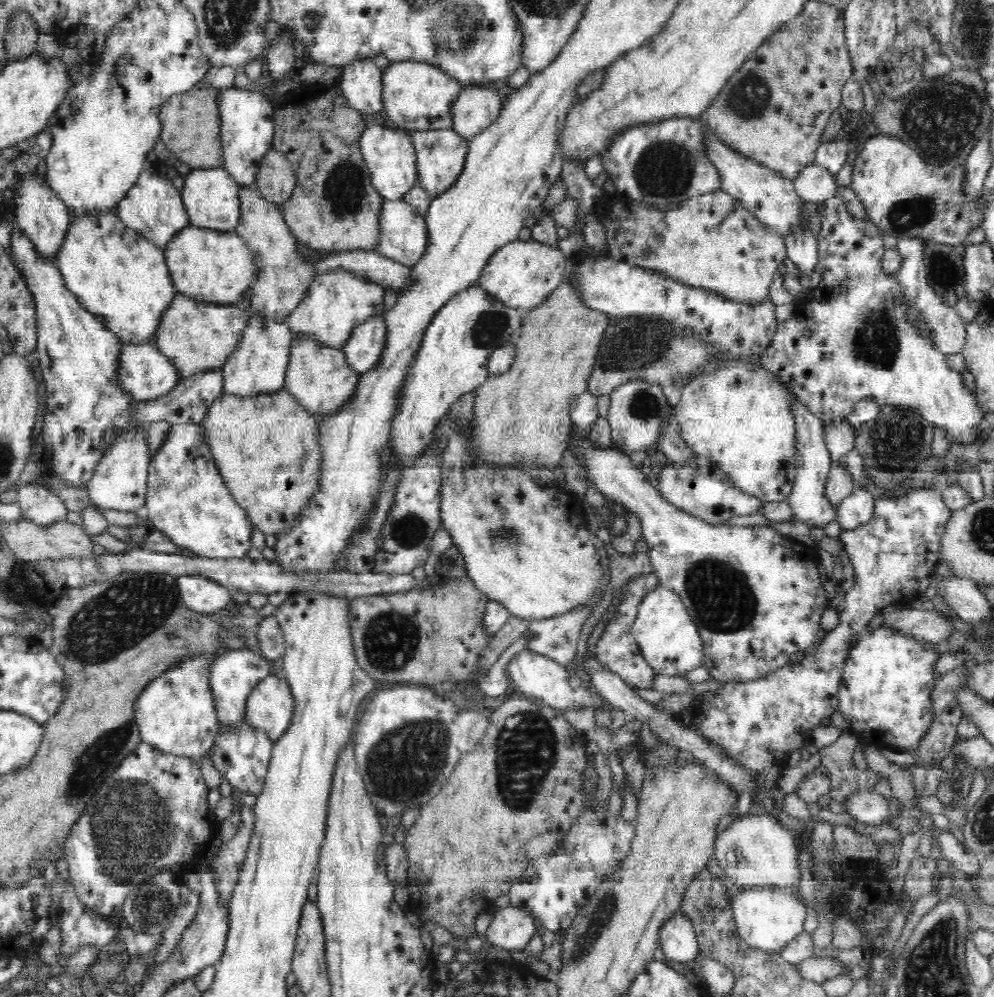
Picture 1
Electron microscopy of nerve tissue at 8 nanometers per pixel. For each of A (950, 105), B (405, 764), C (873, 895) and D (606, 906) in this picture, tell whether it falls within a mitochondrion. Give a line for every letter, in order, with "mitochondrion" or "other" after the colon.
A: mitochondrion
B: mitochondrion
C: other
D: mitochondrion

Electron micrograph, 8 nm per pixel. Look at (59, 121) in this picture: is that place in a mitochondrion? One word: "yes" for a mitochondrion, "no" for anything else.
no

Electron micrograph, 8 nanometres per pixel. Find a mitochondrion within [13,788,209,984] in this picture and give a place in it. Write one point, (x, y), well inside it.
(151, 905)

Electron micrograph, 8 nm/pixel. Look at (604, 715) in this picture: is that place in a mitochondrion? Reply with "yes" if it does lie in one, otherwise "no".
no

